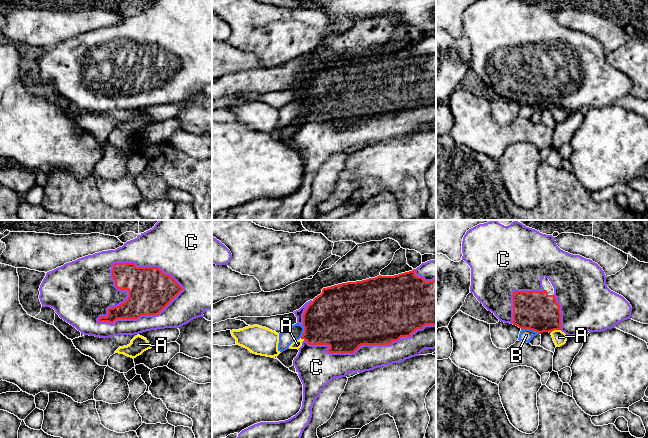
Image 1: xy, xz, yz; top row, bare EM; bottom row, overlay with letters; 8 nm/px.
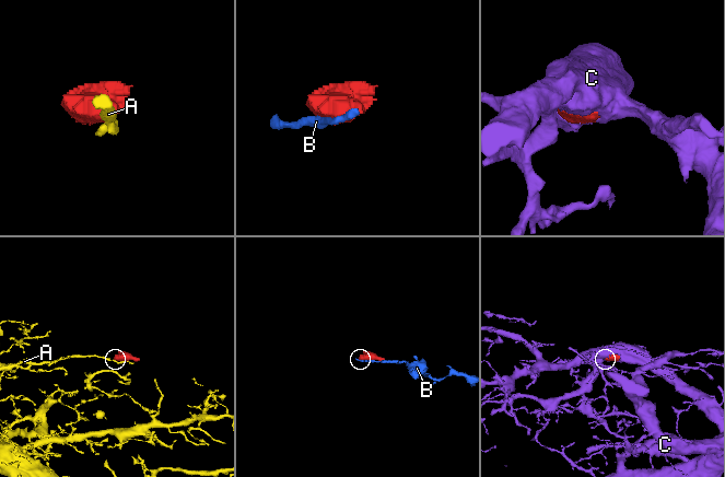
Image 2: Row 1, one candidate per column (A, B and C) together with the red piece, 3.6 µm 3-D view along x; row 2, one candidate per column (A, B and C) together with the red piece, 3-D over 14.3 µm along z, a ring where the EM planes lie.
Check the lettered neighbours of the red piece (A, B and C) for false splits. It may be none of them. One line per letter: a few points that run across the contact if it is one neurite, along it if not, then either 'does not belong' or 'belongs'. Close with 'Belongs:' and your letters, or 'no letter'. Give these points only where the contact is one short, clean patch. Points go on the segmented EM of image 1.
A: does not belong
B: does not belong
C: belongs
Belongs: C

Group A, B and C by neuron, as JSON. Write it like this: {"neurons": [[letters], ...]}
{"neurons": [["A"], ["B"], ["C"]]}

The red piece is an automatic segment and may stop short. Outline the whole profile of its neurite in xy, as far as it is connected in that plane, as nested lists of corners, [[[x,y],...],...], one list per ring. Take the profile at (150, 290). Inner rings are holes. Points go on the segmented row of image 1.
[[[159,220],[152,229],[127,241],[122,247],[88,255],[47,272],[39,291],[42,307],[53,308],[61,319],[84,335],[110,338],[157,329],[179,328],[193,319],[204,317],[206,310],[212,310],[212,220]]]

